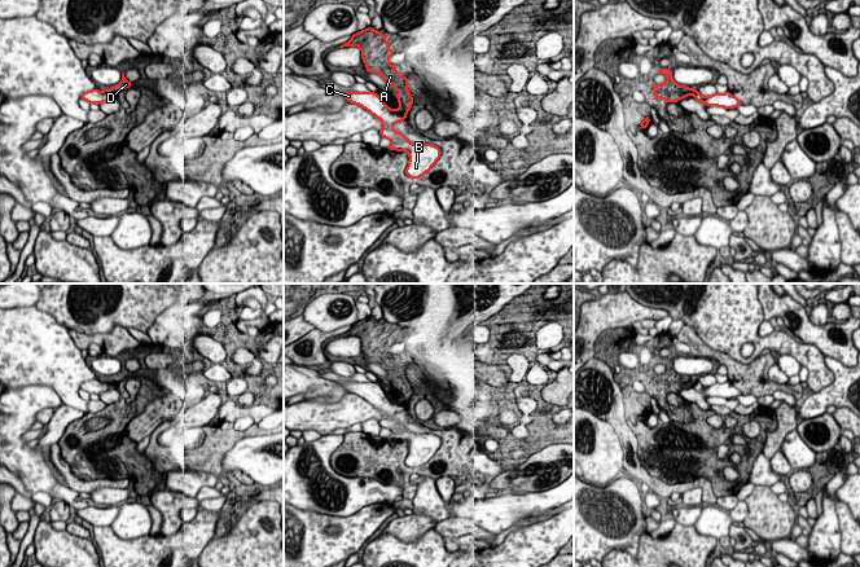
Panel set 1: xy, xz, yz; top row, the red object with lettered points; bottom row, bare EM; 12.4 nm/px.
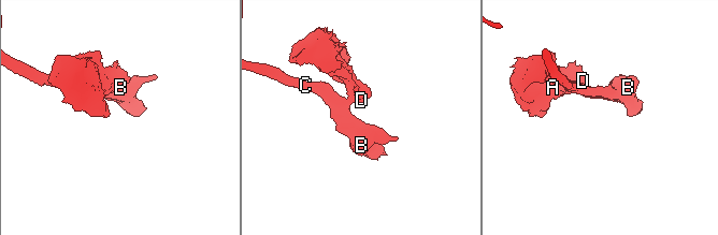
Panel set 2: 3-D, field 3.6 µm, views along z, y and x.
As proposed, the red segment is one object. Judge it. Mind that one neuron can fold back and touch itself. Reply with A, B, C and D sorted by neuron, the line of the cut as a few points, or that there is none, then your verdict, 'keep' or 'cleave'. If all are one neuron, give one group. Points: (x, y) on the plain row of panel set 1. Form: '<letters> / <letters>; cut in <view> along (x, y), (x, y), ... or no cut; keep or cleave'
A D / B C; cut in xy along (109, 379), (115, 385); cleave

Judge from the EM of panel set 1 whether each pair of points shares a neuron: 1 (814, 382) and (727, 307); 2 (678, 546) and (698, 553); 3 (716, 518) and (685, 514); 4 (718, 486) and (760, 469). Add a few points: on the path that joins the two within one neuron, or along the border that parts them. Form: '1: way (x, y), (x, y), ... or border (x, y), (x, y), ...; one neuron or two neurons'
1: way (803, 356), (781, 342), (759, 342), (750, 333); one neuron
2: way (683, 546), (693, 550); one neuron
3: border (702, 508), (698, 519), (693, 524); two neurons
4: border (760, 452), (750, 470); two neurons

